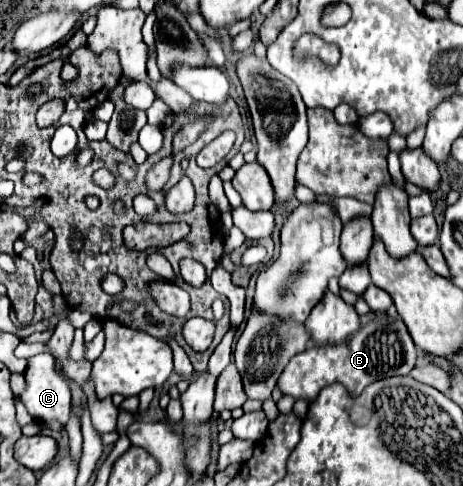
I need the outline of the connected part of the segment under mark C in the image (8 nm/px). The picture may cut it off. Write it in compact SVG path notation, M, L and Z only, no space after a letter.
M41 353L29 359L21 403L35 421L57 419L63 425L67 423L71 411L71 389L69 381L61 377L53 355Z

